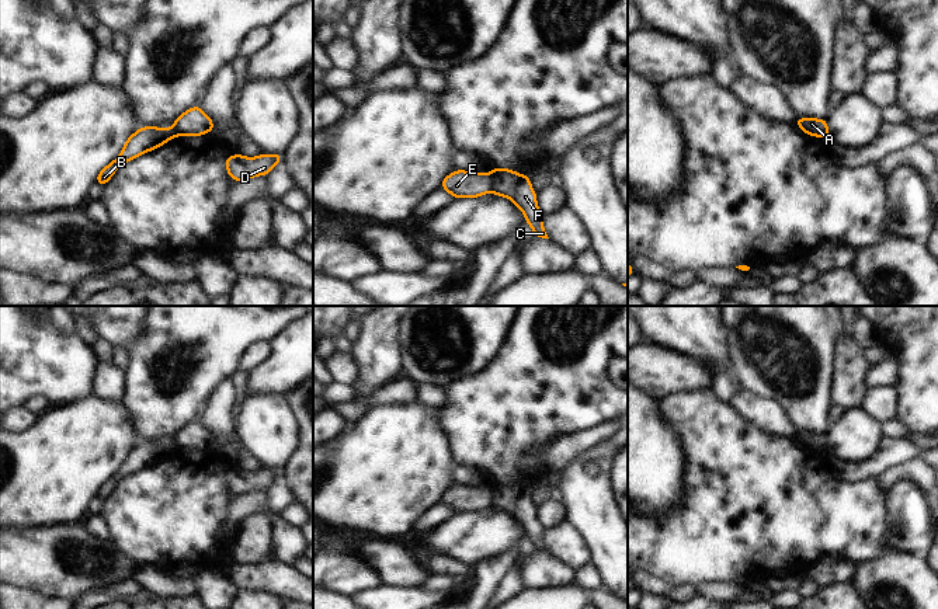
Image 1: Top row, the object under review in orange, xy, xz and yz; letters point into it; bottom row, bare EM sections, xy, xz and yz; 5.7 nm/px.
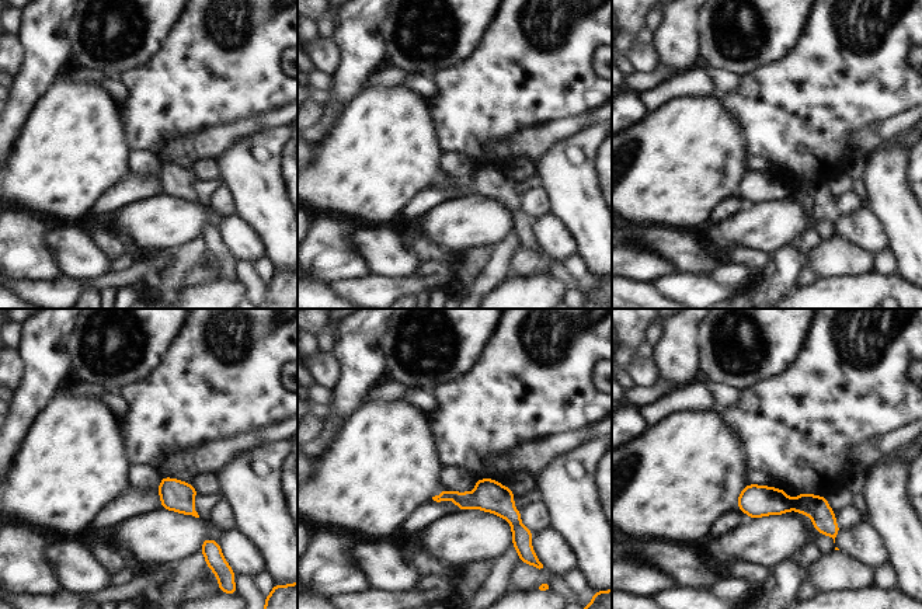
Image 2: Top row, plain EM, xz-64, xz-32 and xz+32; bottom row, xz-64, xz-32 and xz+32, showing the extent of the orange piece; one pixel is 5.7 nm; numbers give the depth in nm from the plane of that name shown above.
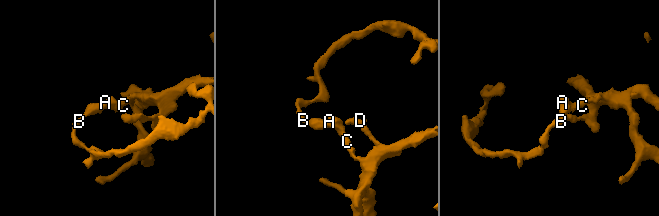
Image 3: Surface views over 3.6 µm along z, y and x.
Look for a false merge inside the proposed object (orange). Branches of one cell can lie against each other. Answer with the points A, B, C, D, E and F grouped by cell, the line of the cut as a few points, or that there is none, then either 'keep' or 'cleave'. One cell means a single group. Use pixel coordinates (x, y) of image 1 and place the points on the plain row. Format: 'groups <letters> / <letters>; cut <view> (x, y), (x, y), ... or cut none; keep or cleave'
groups A C D F / B E; cut xz (490, 487), (492, 505); cleave

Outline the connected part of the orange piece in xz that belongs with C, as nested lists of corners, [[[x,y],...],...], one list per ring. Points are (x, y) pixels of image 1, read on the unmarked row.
[[[491,483],[491,507],[511,514],[524,528],[525,536],[532,542],[535,551],[549,553],[536,521],[536,507],[532,504],[529,490],[521,490],[507,483]]]

